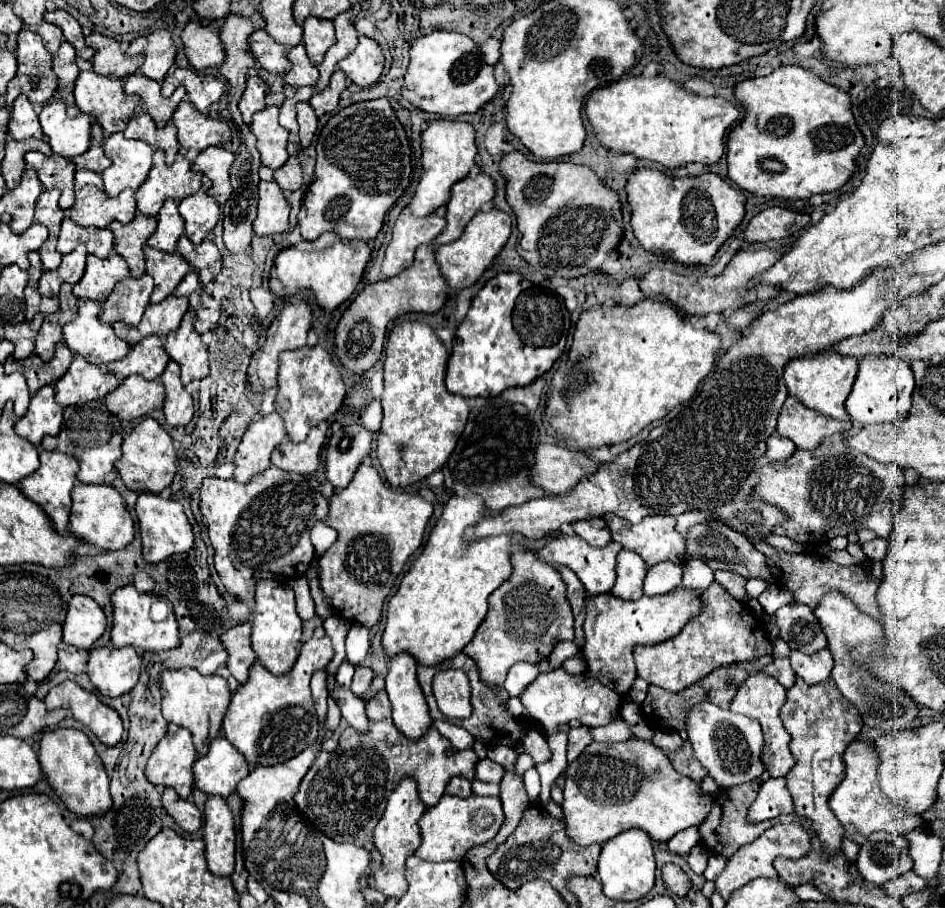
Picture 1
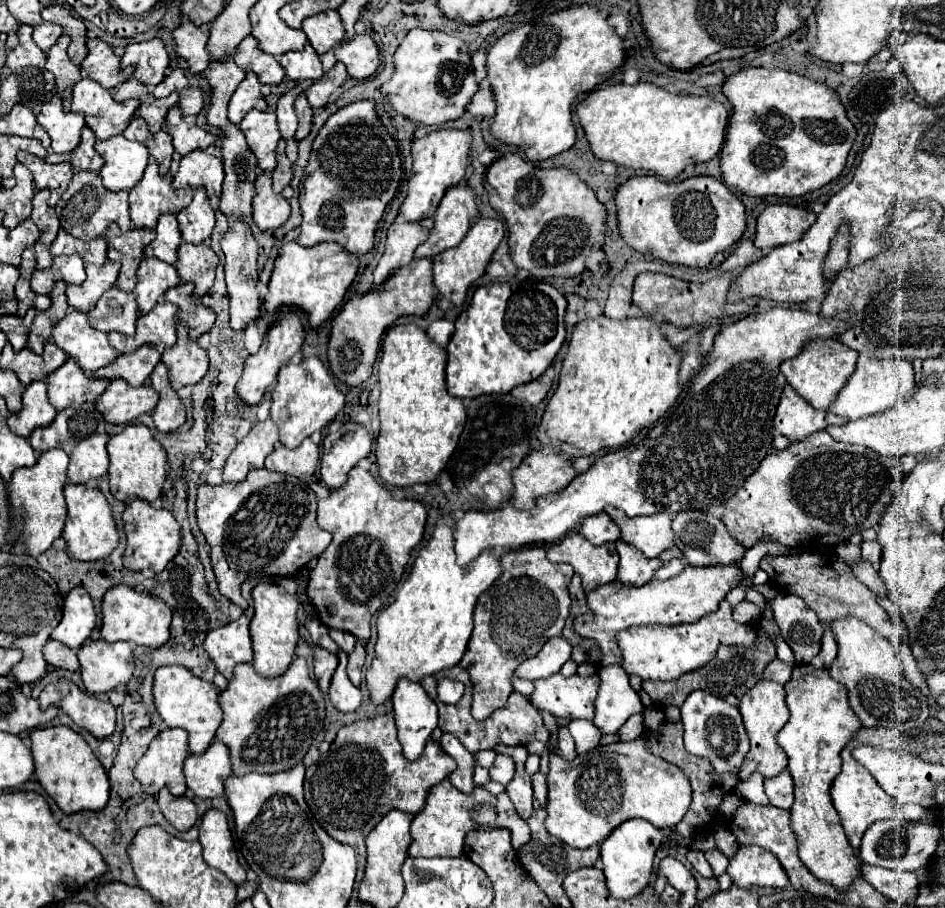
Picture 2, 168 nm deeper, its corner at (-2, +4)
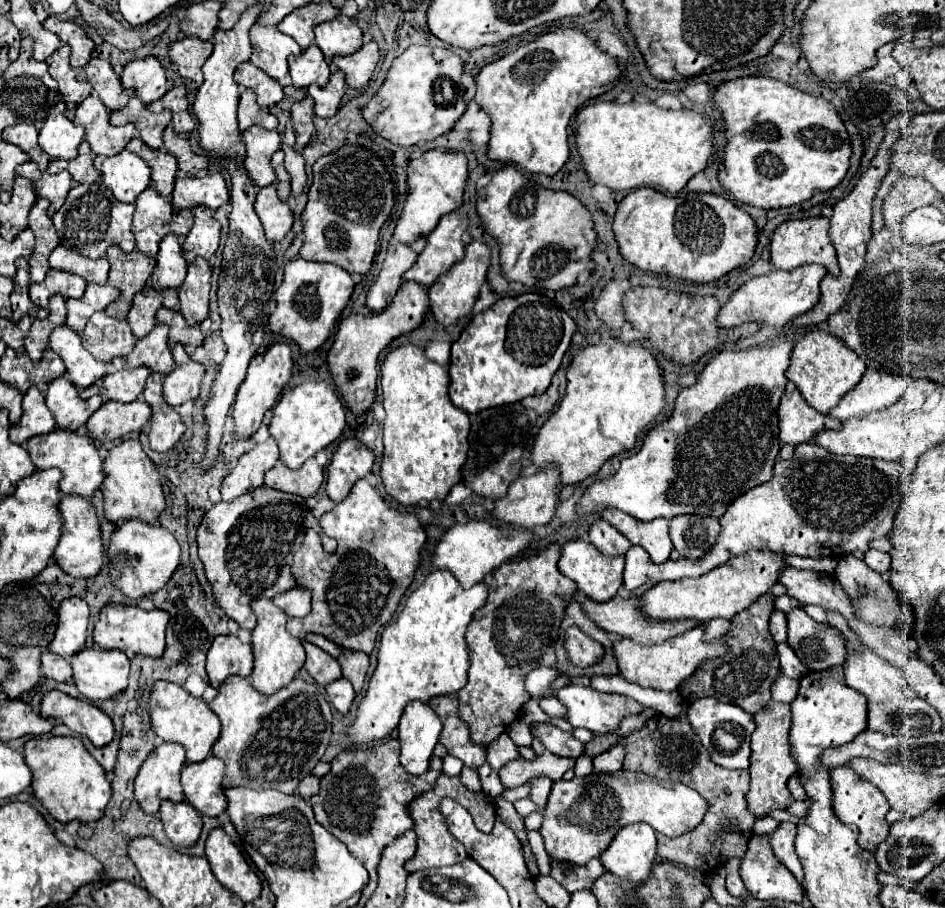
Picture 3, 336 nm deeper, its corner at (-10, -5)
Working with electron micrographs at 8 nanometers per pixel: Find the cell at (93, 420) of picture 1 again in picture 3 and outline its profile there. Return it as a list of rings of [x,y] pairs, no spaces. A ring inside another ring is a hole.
[[[57,428],[45,436],[33,436],[27,442],[27,450],[29,450],[29,454],[31,454],[31,458],[39,470],[59,468],[63,472],[59,488],[65,494],[77,494],[77,496],[83,496],[89,500],[93,496],[93,492],[105,480],[103,458],[99,456],[97,446],[87,432],[71,432],[71,430]]]

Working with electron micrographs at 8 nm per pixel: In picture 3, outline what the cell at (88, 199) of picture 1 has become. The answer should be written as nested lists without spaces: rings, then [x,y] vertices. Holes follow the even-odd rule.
[[[101,182],[95,184],[79,184],[71,188],[65,204],[53,216],[53,224],[61,238],[61,244],[69,250],[75,250],[87,258],[101,258],[111,244],[119,244],[125,252],[135,250],[135,236],[131,232],[131,218],[135,206],[119,202],[109,188]]]

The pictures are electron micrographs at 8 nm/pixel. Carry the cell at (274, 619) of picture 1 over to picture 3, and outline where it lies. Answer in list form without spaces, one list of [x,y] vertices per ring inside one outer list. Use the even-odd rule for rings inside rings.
[[[259,598],[253,600],[253,610],[257,614],[257,626],[253,628],[253,656],[255,656],[255,666],[251,672],[251,684],[263,692],[263,694],[273,694],[281,688],[285,688],[295,674],[303,668],[305,664],[305,652],[303,652],[303,640],[295,638],[287,632],[285,624],[287,624],[287,612],[279,606],[273,604],[273,600],[267,598]]]

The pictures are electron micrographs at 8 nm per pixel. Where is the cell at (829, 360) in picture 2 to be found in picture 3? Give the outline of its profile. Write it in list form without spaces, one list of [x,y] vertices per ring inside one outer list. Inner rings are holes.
[[[815,330],[805,334],[793,348],[791,366],[787,368],[785,376],[799,388],[807,404],[811,404],[817,412],[827,414],[831,408],[839,404],[839,400],[859,384],[865,372],[865,362],[843,342],[835,340],[835,336]]]

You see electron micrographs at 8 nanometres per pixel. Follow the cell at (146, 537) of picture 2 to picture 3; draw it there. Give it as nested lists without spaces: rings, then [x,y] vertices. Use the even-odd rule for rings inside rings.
[[[143,520],[123,522],[111,536],[109,546],[109,574],[113,584],[129,598],[141,598],[161,590],[181,562],[181,546],[175,536],[161,524],[147,524]]]

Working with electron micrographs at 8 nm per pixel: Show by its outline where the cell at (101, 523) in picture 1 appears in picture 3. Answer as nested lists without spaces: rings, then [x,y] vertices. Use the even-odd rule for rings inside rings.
[[[63,496],[61,502],[59,502],[59,510],[65,518],[65,524],[63,524],[61,540],[59,540],[59,544],[55,548],[55,554],[53,554],[55,560],[71,576],[77,576],[77,578],[97,576],[97,572],[101,572],[101,568],[103,568],[105,548],[103,548],[101,524],[99,524],[99,516],[95,512],[95,506],[87,498]]]

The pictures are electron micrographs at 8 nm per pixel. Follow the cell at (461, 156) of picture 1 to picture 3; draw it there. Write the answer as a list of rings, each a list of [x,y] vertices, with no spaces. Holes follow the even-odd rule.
[[[433,148],[423,156],[411,160],[407,168],[407,200],[395,226],[395,238],[411,244],[421,236],[431,234],[441,216],[461,208],[467,178],[467,156],[463,152]]]

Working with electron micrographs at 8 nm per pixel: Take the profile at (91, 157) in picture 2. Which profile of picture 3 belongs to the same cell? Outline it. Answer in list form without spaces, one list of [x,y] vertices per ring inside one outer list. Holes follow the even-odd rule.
[[[83,142],[79,146],[79,156],[75,160],[67,162],[67,170],[73,176],[73,180],[77,180],[81,184],[91,184],[91,182],[101,180],[101,172],[93,166],[93,158],[95,158],[95,154],[91,152],[89,144]]]

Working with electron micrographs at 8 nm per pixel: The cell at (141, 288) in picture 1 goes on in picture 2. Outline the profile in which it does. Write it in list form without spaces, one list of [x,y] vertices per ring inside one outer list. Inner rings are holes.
[[[117,287],[105,291],[95,307],[87,313],[89,325],[103,333],[123,333],[135,335],[135,321],[137,321],[137,303],[133,293],[123,293]]]

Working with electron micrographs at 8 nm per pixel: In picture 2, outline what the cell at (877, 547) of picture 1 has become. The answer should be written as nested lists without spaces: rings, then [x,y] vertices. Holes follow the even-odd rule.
[[[863,541],[861,551],[863,551],[865,561],[869,561],[873,567],[879,565],[879,561],[881,561],[881,545],[877,541]]]

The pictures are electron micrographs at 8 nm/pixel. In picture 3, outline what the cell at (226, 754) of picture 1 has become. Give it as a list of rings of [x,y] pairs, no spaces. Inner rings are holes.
[[[209,756],[203,762],[187,764],[181,772],[181,784],[187,802],[201,814],[221,816],[227,810],[227,798],[221,786],[225,772],[223,760]]]

